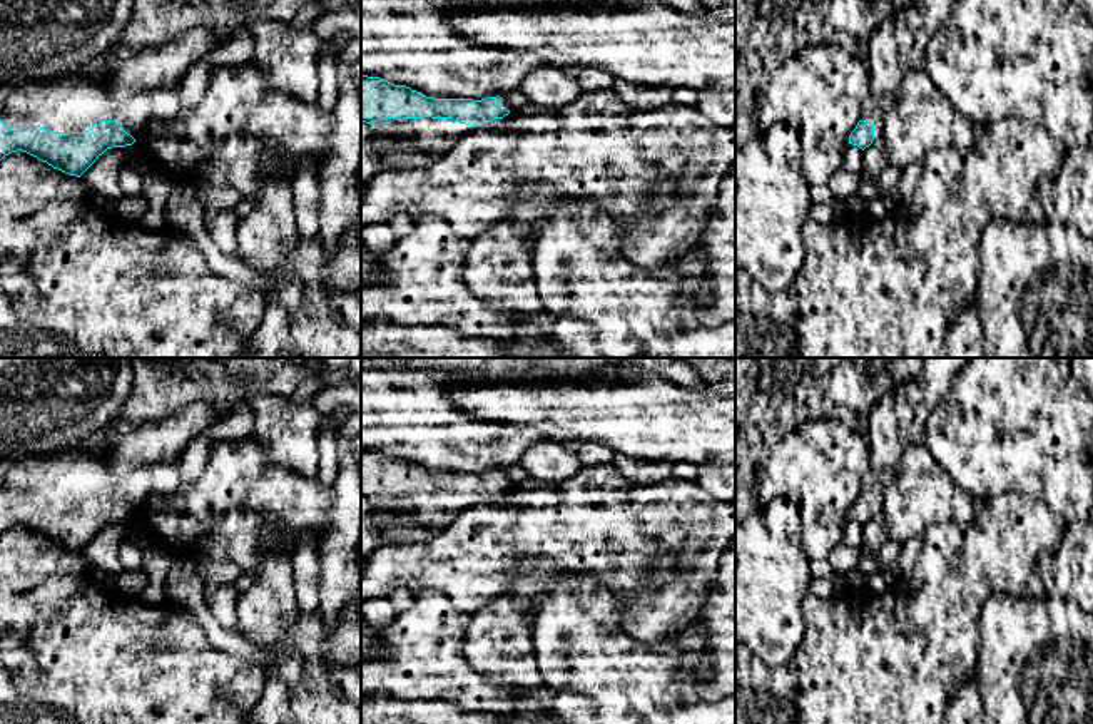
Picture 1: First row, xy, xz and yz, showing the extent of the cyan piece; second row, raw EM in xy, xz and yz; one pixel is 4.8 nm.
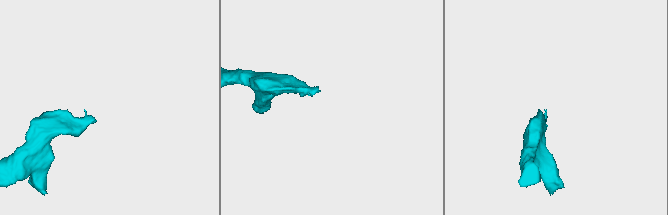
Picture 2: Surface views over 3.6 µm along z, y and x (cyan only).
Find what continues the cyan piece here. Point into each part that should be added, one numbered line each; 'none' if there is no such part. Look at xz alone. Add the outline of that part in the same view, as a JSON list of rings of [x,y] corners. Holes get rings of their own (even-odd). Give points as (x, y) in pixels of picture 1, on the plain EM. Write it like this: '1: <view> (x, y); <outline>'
1: xz (432, 510); [[[500,473],[498,478],[501,483],[506,483],[510,488],[505,490],[503,493],[495,493],[488,498],[478,498],[473,502],[455,497],[453,493],[431,493],[431,492],[403,493],[403,495],[383,493],[374,497],[374,500],[389,500],[389,502],[403,500],[406,505],[398,507],[396,510],[399,513],[411,515],[414,525],[424,528],[445,530],[448,525],[456,522],[465,510],[471,507],[505,502],[513,485],[508,482],[508,478],[503,473]]]

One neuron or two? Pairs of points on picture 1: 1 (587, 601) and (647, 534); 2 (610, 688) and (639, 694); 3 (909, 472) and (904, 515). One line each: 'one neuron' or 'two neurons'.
1: two neurons
2: one neuron
3: one neuron

